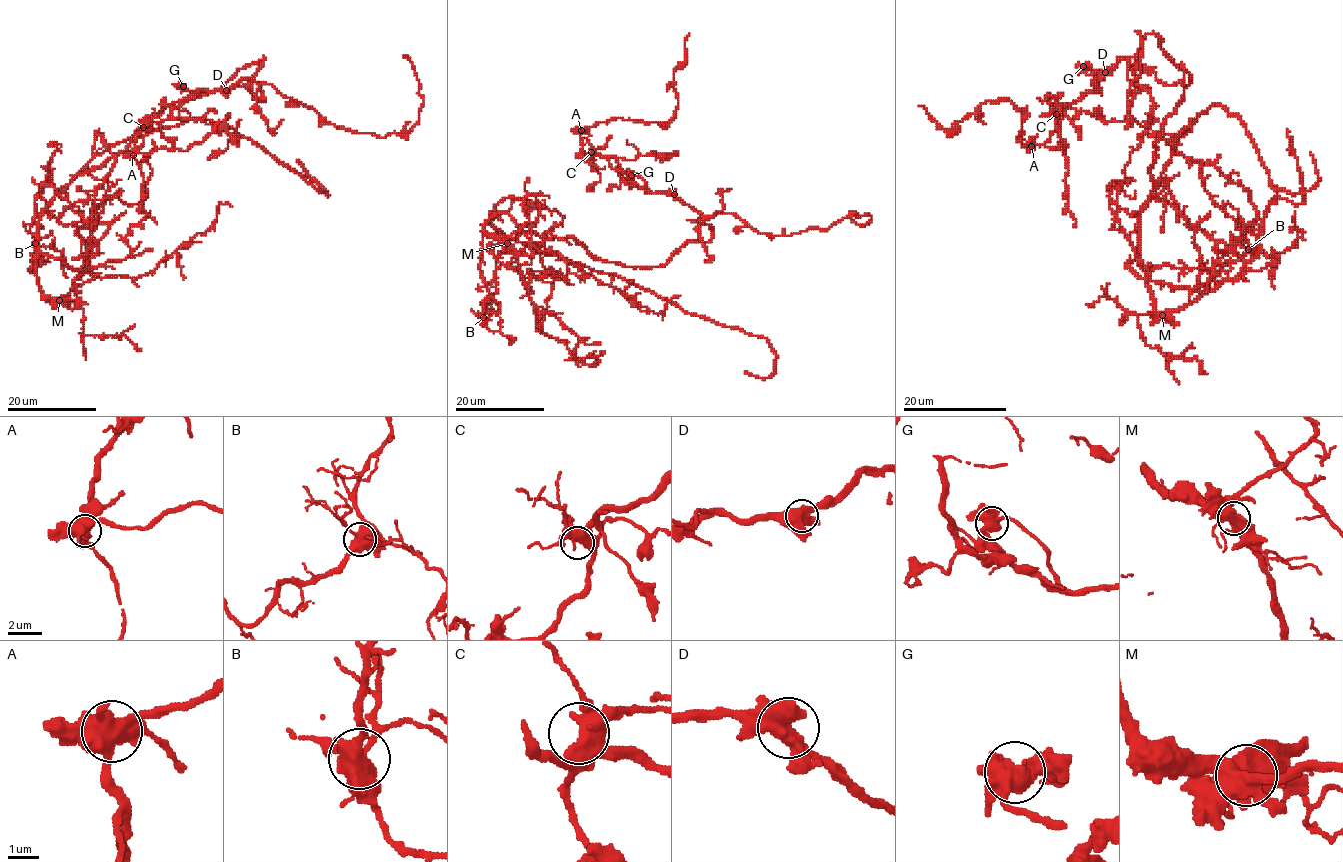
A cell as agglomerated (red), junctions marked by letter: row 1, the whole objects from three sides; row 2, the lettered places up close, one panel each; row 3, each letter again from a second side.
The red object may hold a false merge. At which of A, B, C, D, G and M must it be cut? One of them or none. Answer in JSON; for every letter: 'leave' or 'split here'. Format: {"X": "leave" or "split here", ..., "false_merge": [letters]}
{"A": "leave", "B": "leave", "C": "leave", "D": "leave", "G": "leave", "M": "leave", "false_merge": []}

